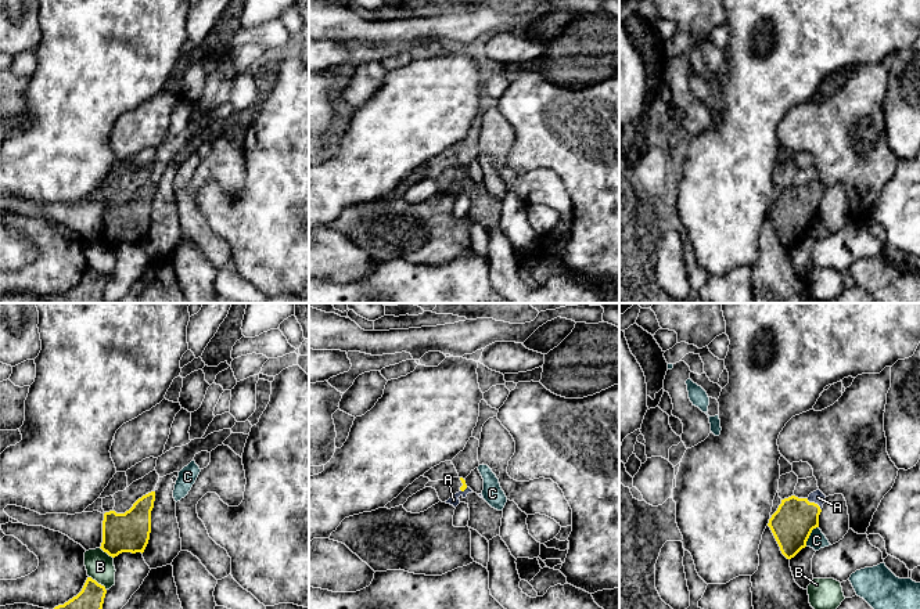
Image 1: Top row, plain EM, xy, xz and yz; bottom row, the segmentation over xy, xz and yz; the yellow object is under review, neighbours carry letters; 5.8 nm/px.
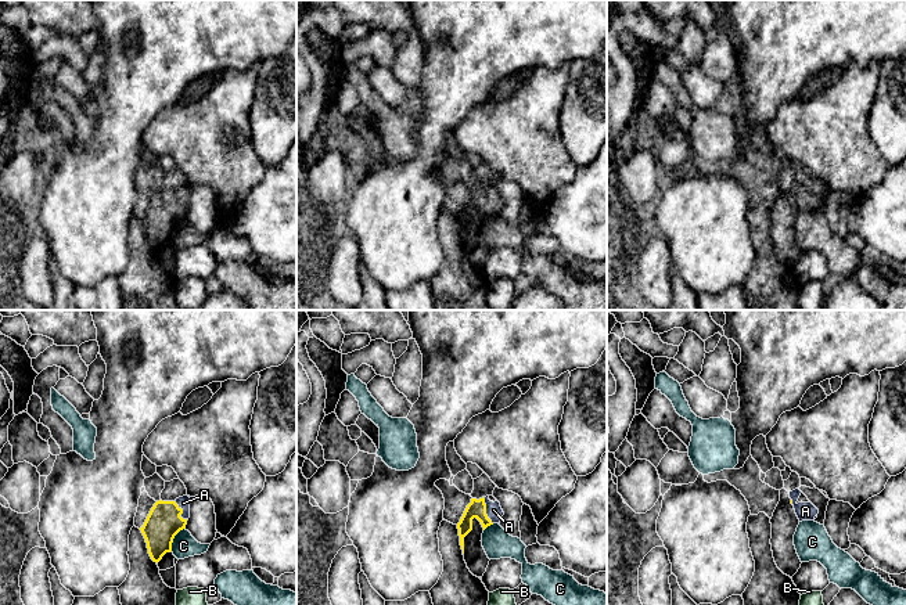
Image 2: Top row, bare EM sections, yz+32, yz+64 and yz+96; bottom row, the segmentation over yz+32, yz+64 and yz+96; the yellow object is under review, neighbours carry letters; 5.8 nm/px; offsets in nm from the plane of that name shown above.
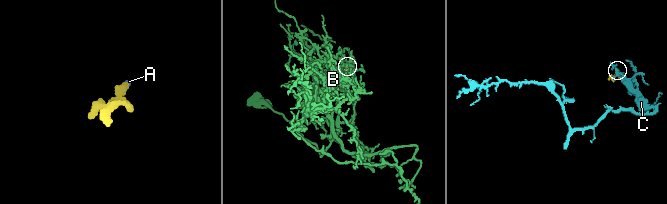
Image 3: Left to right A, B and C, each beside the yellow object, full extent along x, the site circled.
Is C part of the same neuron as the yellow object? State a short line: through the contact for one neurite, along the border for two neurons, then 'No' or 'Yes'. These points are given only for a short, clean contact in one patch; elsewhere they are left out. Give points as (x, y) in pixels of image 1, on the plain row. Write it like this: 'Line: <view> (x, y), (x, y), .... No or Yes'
No

